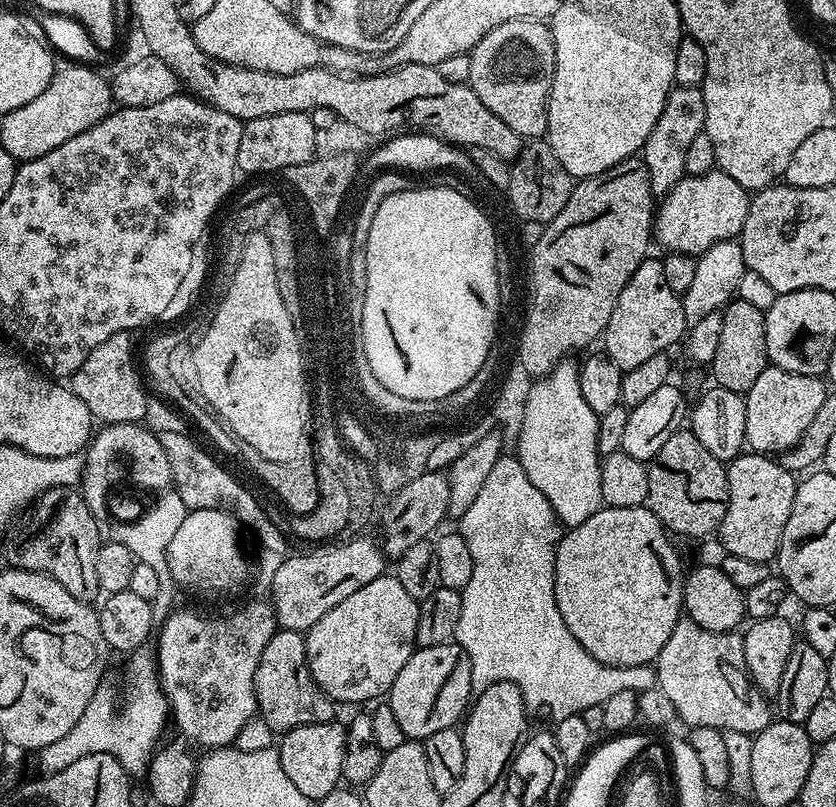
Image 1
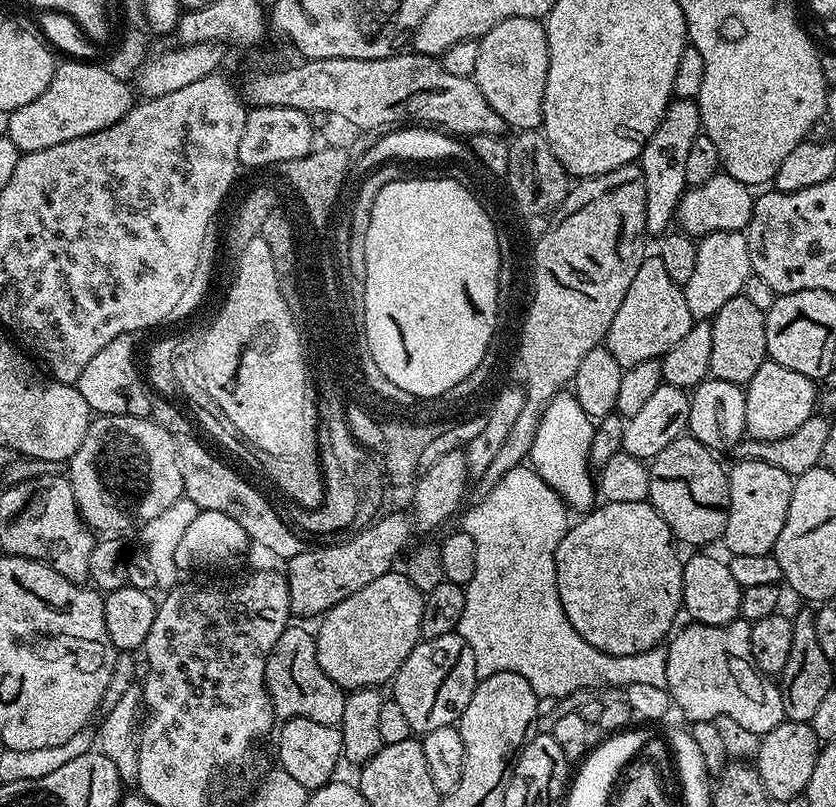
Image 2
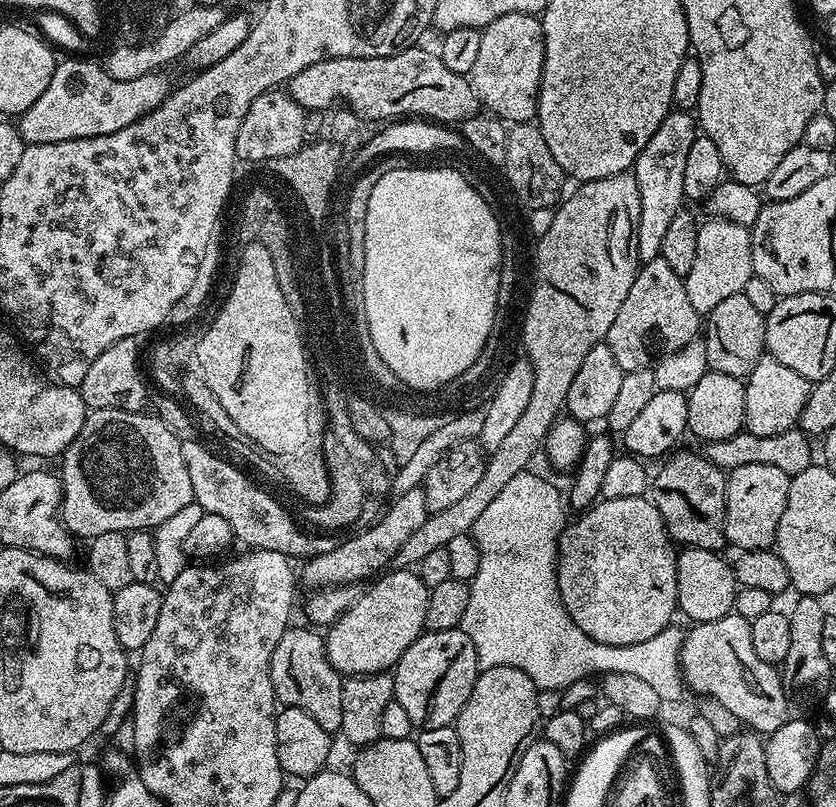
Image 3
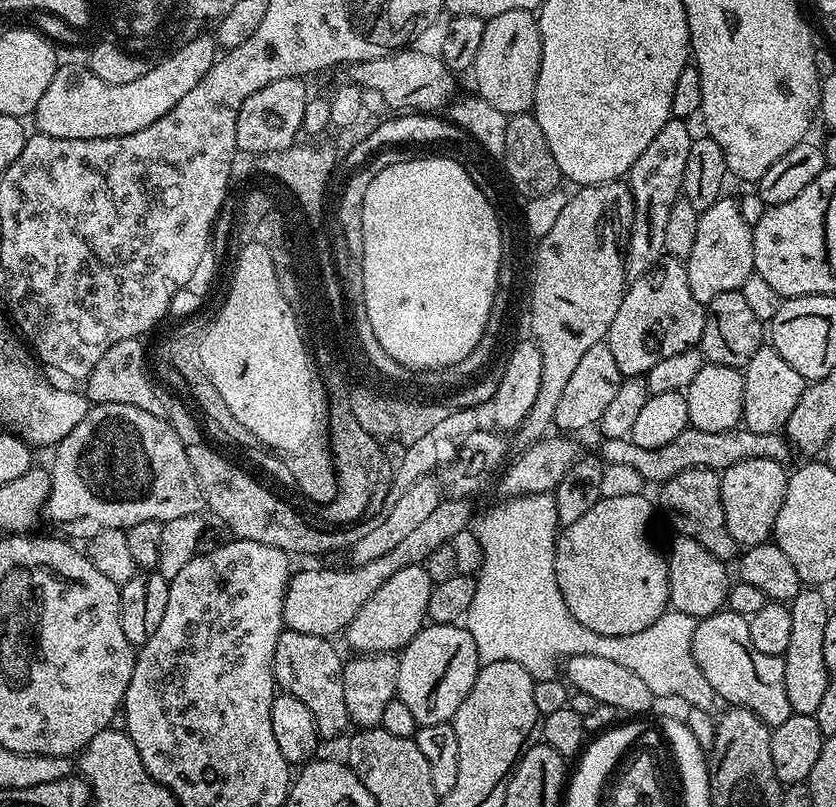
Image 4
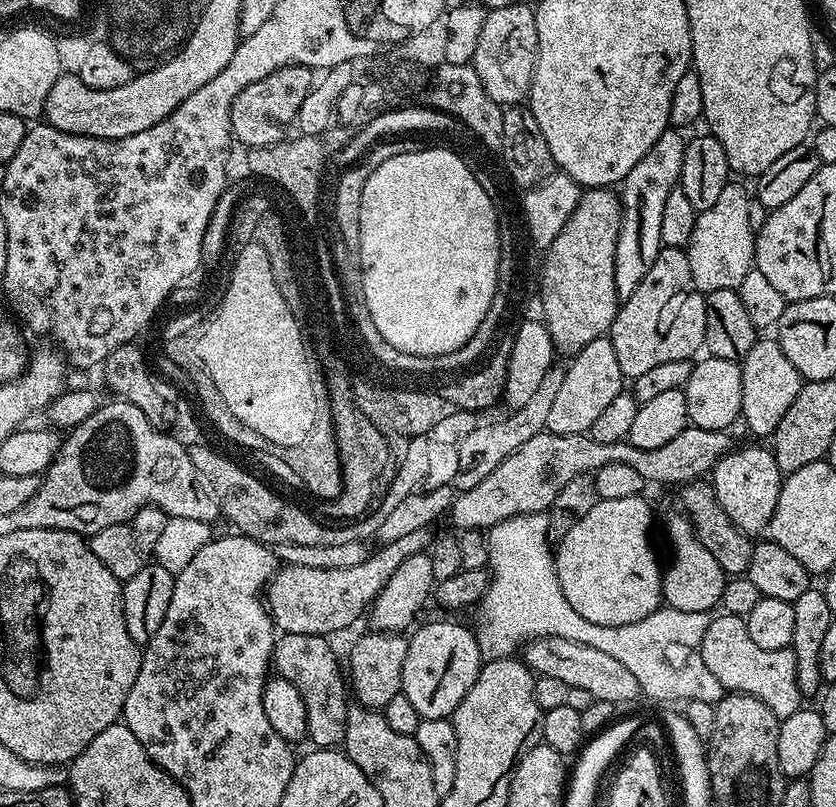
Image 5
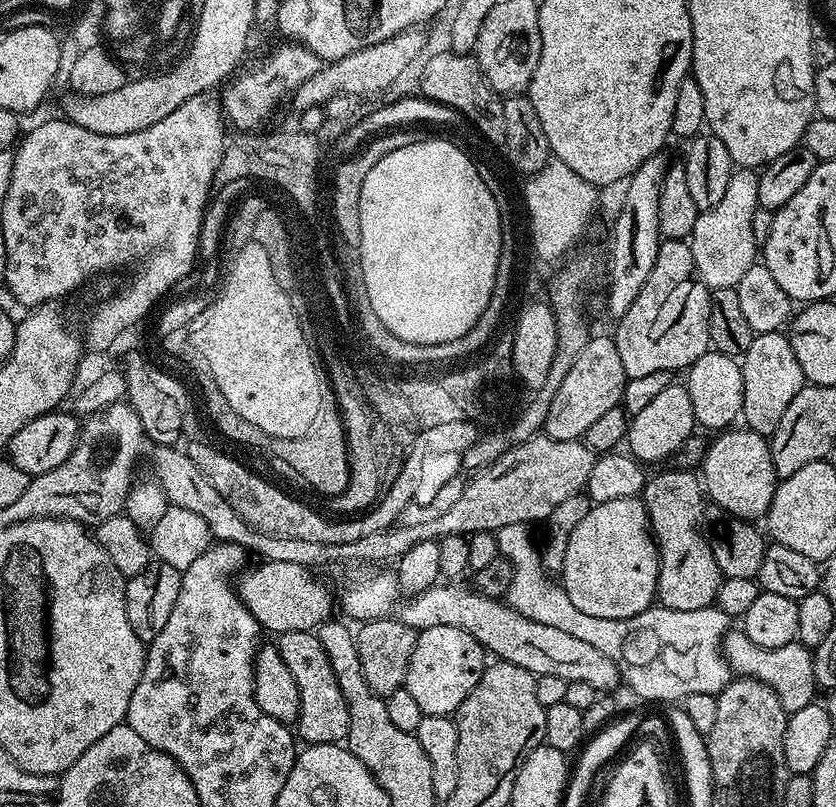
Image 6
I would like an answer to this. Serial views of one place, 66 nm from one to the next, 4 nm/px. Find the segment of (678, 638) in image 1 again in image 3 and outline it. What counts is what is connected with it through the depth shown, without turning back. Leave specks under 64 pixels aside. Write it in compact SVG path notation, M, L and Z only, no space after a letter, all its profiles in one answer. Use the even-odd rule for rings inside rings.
M729 614L714 622L689 627L680 651L680 672L685 685L691 691L693 688L697 697L722 702L745 729L767 734L790 719L790 709L777 665L762 662L762 658L754 654L751 625L751 620Z

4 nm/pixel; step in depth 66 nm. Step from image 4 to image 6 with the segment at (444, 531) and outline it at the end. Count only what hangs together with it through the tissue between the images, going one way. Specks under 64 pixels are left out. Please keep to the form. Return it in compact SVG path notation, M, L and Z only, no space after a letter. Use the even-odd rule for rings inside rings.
M269 560L257 565L257 568L249 567L239 573L238 591L246 610L254 614L254 618L265 633L279 634L290 630L310 632L319 628L325 620L333 619L334 596L332 600L327 586L319 584L311 576L313 573L309 569L294 562L270 562Z

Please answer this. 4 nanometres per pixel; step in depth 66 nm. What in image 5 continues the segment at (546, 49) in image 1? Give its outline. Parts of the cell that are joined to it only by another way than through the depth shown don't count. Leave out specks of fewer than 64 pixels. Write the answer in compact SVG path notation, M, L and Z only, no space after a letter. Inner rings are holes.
M524 2L514 6L502 6L489 11L482 35L478 37L478 50L474 50L472 67L490 98L501 106L523 105L532 89L532 75L538 54L538 30L536 14Z

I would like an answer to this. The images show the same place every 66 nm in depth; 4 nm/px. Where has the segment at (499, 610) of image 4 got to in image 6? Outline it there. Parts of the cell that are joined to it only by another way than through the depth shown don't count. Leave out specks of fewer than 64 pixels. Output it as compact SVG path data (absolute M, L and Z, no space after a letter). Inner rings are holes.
M515 524L502 526L494 534L499 555L509 560L513 568L513 580L506 595L508 607L534 622L540 622L542 626L554 626L557 630L563 630L564 633L587 642L589 646L602 650L602 654L606 654L606 658L610 658L620 668L626 688L628 684L629 690L644 700L682 702L690 694L716 696L728 685L730 669L723 658L722 645L724 635L730 630L730 618L722 614L722 610L714 606L702 610L670 610L653 606L642 614L634 614L634 618L625 620L593 618L591 614L582 614L582 610L578 610L578 606L570 602L564 587L548 581L551 579L540 564L540 549L535 543L532 545L532 536L528 532L531 532L529 525Z

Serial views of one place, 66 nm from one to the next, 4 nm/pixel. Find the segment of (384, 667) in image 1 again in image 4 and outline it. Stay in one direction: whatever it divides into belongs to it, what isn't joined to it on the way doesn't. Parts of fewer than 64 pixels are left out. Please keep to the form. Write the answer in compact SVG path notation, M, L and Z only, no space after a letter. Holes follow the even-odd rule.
M423 564L398 570L390 582L378 586L370 602L366 602L366 606L362 606L362 610L358 610L356 617L348 623L346 637L353 648L351 651L356 654L399 653L425 627L432 588L432 579L430 574L426 574Z

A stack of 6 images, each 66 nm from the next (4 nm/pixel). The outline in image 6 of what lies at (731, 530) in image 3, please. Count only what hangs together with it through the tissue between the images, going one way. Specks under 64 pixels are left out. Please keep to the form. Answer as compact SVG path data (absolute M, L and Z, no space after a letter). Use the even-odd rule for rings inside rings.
M733 426L713 436L716 437L707 441L702 461L702 469L704 468L704 476L702 472L702 487L707 499L711 503L713 500L722 511L728 512L724 514L738 520L756 522L759 521L759 516L760 519L767 517L768 507L774 498L778 483L769 441L747 426Z

